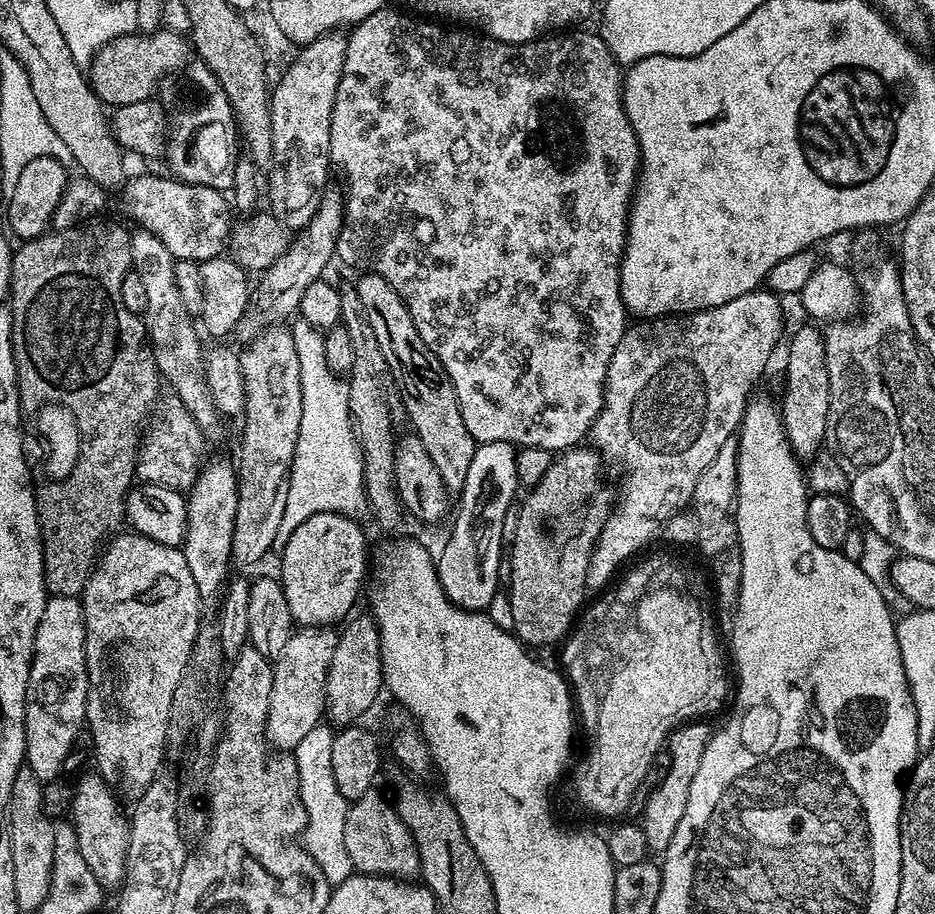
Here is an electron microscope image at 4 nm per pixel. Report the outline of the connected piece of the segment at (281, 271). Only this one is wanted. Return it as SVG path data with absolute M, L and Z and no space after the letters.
M332 186L325 191L314 218L310 218L302 234L297 235L300 237L297 240L295 237L284 255L279 256L271 268L265 268L259 277L260 285L257 288L255 285L254 299L244 317L240 319L238 336L241 336L241 341L253 340L269 324L278 324L295 317L300 311L302 294L306 294L310 282L325 275L328 263L336 256L336 243L344 225L344 196L341 189L336 188Z

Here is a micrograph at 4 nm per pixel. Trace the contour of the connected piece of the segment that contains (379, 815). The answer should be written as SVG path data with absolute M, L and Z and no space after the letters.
M379 790L367 792L362 794L362 798L351 801L343 827L343 837L350 862L357 873L366 876L391 876L401 882L408 882L420 876L420 859L412 832L406 826L406 822L402 822L402 818L396 813L389 797L387 800Z

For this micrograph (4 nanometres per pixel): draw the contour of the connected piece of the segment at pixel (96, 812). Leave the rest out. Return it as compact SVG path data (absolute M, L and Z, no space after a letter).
M89 770L80 781L75 781L74 787L76 793L70 809L70 823L76 829L82 858L86 858L86 866L90 866L90 870L105 890L119 889L124 883L124 864L128 861L131 832L129 817L125 809L124 812L120 809L121 801L117 793L99 772Z

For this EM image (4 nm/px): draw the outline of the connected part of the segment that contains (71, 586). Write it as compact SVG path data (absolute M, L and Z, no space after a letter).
M88 222L83 226L77 226L74 228L62 228L59 230L49 230L44 233L44 235L34 238L33 240L26 240L21 243L19 247L15 249L12 253L12 291L10 293L10 303L12 306L12 353L14 354L14 366L16 367L16 385L20 391L20 406L25 413L34 414L37 410L40 409L41 404L66 404L68 409L74 414L74 418L78 422L78 430L80 431L80 453L78 454L78 462L76 463L76 468L66 477L64 480L48 480L44 482L44 485L37 487L35 489L36 493L36 513L40 519L40 537L44 543L44 581L48 587L49 593L53 596L75 596L79 597L83 593L86 582L89 578L92 577L92 570L96 566L96 561L98 559L98 553L101 551L102 545L105 543L106 538L111 537L113 533L117 531L125 523L126 517L124 514L124 503L128 497L128 492L134 486L134 481L136 480L136 454L138 451L138 437L141 435L142 427L140 428L140 423L144 419L147 421L149 419L148 411L152 407L155 409L157 407L158 401L161 399L162 391L160 392L160 384L162 388L162 377L159 370L156 368L156 359L152 353L152 346L148 338L148 329L145 328L143 319L139 315L131 313L130 310L126 308L125 303L122 298L122 282L126 278L128 272L132 268L132 255L130 254L130 246L132 245L132 232L129 229L124 229L120 224L96 224L97 222Z

